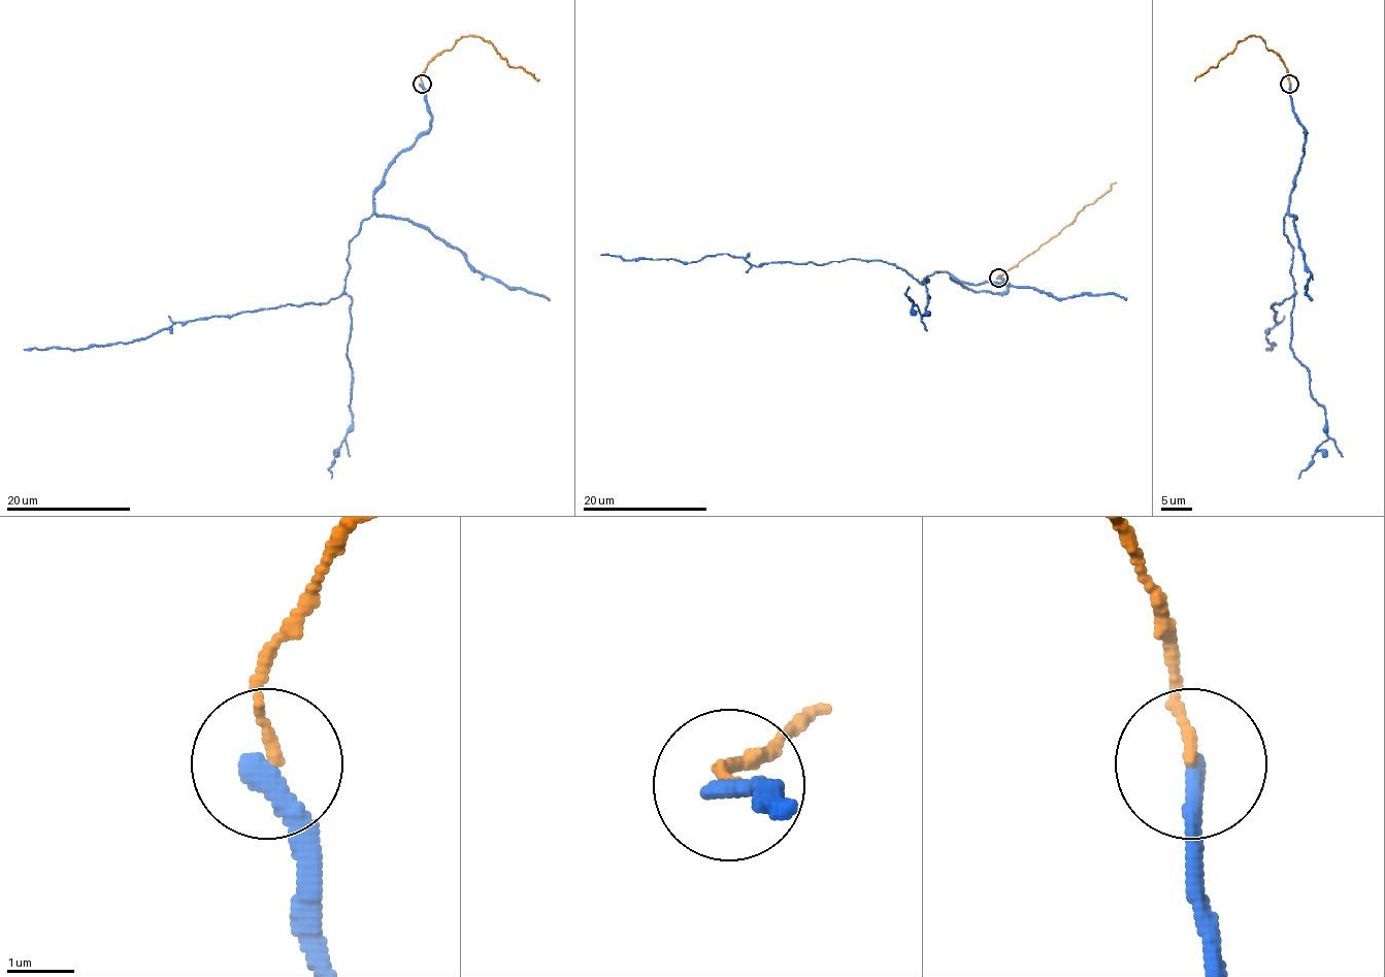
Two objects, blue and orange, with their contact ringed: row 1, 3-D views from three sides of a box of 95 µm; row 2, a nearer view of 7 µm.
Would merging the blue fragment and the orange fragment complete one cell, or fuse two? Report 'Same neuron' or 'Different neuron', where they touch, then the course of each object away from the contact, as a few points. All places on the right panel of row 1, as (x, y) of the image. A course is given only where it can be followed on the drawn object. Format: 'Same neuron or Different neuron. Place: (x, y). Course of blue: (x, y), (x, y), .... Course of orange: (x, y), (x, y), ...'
Different neuron. Place: (1289, 84). Course of blue: (1290, 84), (1304, 155), (1284, 218), (1294, 291), (1272, 307), (1278, 322), (1265, 335), (1275, 344), (1266, 350). Course of orange: (1290, 84), (1282, 60), (1270, 51), (1262, 38), (1254, 35), (1240, 40), (1217, 66), (1209, 68), (1195, 80)

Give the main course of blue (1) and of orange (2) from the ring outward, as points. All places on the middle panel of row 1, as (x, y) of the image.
1: (998, 278), (1008, 290), (977, 292), (945, 271), (920, 283), (881, 261), (601, 255)
2: (998, 278), (1048, 242), (1087, 204), (1116, 183)

